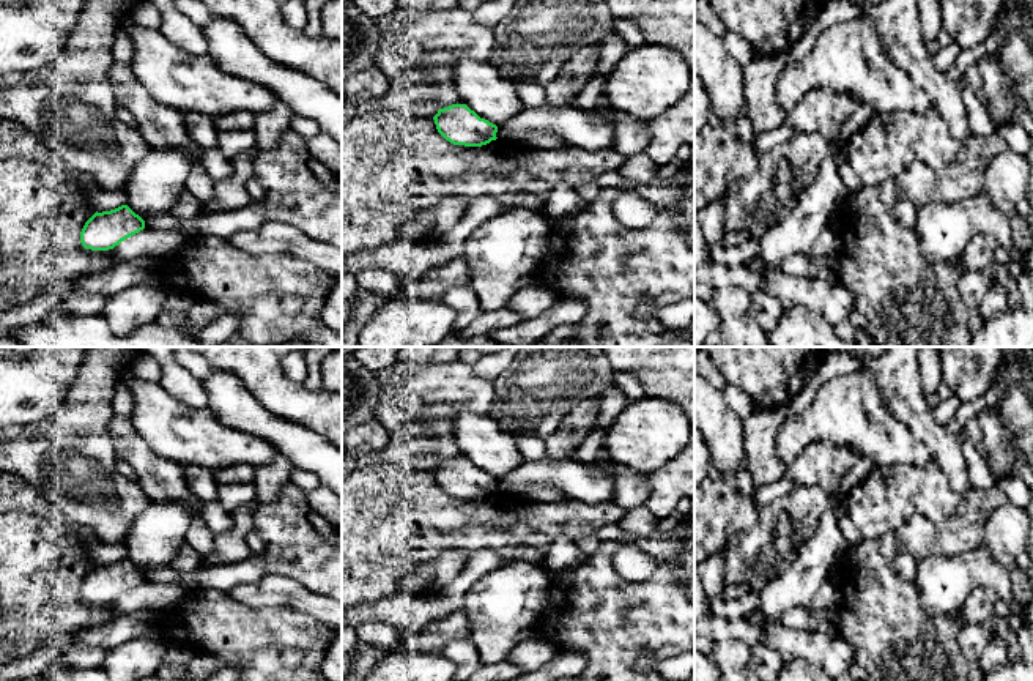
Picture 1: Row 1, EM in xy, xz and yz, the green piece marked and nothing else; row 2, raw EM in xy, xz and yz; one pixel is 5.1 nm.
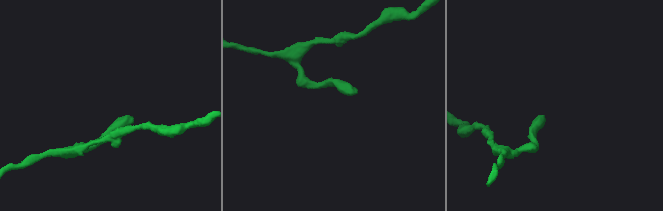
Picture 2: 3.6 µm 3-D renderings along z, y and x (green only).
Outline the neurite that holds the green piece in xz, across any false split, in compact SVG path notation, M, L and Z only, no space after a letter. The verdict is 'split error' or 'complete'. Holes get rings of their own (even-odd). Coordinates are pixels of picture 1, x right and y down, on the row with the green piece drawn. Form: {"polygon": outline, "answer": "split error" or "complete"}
{"polygon": "M466 104L439 109L433 120L438 132L454 145L482 147L498 139L498 126L480 118Z", "answer": "complete"}

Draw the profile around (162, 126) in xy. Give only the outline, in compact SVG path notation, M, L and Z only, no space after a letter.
M115 61L109 69L107 80L117 102L135 117L137 129L151 148L184 153L191 169L202 164L203 150L191 137L183 114L157 102L135 79L131 66Z

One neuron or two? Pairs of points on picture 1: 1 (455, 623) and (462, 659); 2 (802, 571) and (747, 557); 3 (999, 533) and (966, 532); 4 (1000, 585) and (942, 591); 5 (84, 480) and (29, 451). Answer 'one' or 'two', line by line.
1: two
2: two
3: two
4: one
5: one

